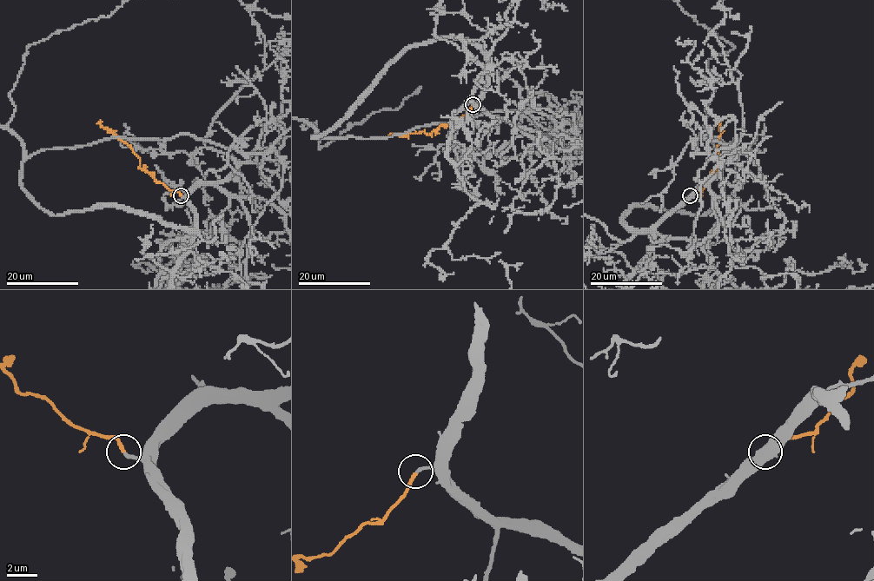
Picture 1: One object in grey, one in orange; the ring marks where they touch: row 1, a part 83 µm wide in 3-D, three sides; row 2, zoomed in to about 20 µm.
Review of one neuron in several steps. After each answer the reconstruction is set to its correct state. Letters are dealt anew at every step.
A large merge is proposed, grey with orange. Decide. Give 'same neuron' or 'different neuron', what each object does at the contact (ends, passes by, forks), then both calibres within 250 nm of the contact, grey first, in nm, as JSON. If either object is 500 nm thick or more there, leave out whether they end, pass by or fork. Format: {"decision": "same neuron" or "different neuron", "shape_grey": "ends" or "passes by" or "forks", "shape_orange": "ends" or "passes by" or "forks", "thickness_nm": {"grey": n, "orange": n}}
{"decision": "same neuron", "shape_grey": "ends", "shape_orange": "ends", "thickness_nm": {"grey": 200, "orange": 220}}

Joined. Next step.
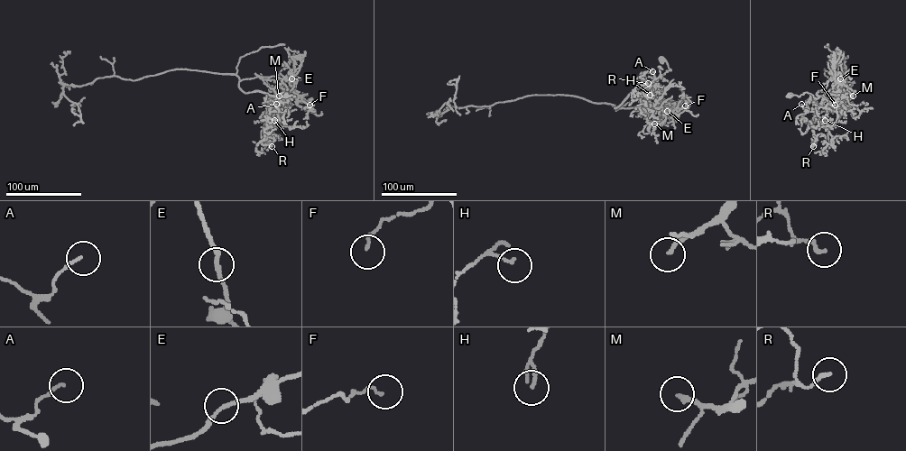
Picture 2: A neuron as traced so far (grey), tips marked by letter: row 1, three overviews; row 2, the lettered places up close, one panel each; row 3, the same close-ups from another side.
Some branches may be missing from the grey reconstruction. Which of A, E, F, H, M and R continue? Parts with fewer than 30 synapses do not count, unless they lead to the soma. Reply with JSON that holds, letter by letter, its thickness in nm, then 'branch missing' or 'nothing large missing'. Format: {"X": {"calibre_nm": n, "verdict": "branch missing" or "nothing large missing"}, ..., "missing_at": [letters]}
{"A": {"calibre_nm": 100, "verdict": "nothing large missing"}, "E": {"calibre_nm": 150, "verdict": "nothing large missing"}, "F": {"calibre_nm": 100, "verdict": "nothing large missing"}, "H": {"calibre_nm": 110, "verdict": "nothing large missing"}, "M": {"calibre_nm": 190, "verdict": "nothing large missing"}, "R": {"calibre_nm": 160, "verdict": "nothing large missing"}, "missing_at": []}

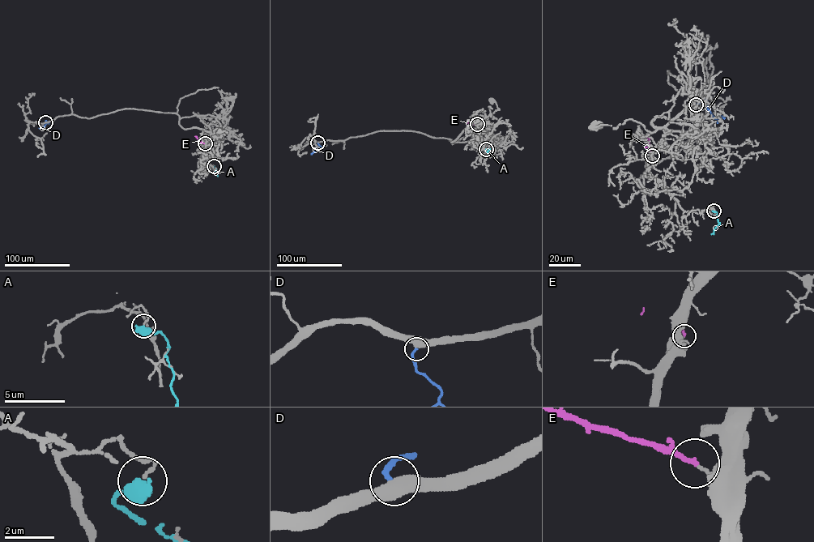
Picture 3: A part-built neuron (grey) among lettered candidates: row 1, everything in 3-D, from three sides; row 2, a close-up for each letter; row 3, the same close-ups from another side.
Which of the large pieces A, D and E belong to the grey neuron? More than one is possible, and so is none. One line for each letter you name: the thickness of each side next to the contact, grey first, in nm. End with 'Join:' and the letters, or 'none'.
D: calibres 460 and 180 nm
E: calibres 170 and 200 nm
Join: D, E

